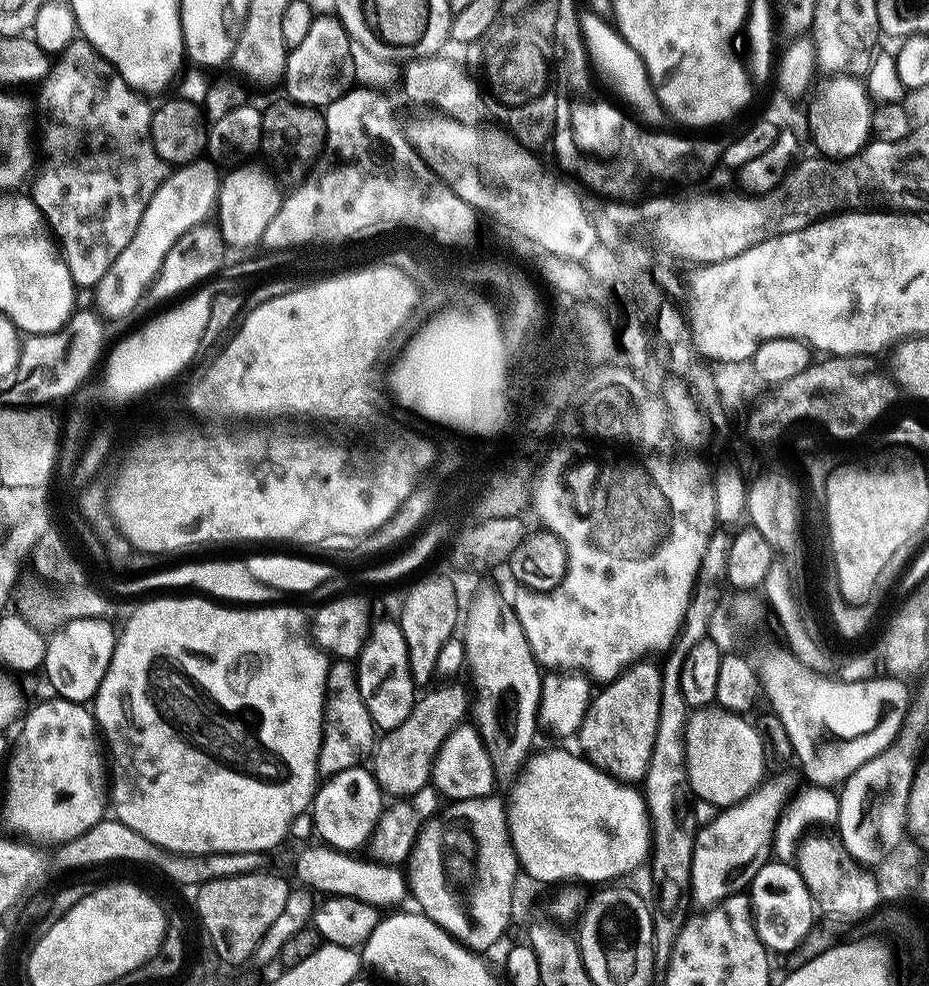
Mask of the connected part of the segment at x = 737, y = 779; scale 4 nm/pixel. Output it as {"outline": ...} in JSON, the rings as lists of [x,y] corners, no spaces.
{"outline":[[[719,706],[691,709],[683,741],[687,787],[695,799],[712,803],[716,810],[741,804],[765,779],[764,743],[756,733],[755,723],[743,715],[727,712]]]}

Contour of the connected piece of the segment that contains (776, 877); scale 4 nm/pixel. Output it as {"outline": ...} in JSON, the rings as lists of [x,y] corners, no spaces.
{"outline":[[[769,862],[758,870],[758,874],[754,874],[750,885],[750,903],[756,933],[772,954],[787,954],[795,950],[814,923],[814,903],[810,890],[798,868],[788,862]]]}

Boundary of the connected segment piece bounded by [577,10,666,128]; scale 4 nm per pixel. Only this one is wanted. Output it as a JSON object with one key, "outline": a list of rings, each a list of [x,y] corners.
{"outline":[[[583,11],[577,20],[583,38],[585,55],[603,84],[610,88],[631,111],[636,110],[640,122],[647,127],[660,128],[666,121],[664,108],[658,102],[656,90],[648,80],[648,72],[641,56],[620,36],[615,27],[605,18],[589,11]]]}

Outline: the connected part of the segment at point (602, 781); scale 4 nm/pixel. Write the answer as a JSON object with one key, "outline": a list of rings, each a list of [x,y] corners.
{"outline":[[[548,748],[545,752],[533,751],[528,759],[524,761],[524,767],[520,769],[514,780],[511,781],[508,796],[506,795],[506,811],[508,813],[508,833],[512,839],[512,849],[516,851],[517,865],[522,869],[523,875],[529,880],[539,880],[541,885],[556,884],[562,882],[576,882],[572,880],[590,880],[599,885],[601,882],[612,882],[615,876],[622,876],[627,871],[633,870],[634,866],[650,856],[650,827],[648,820],[647,806],[644,804],[644,797],[639,791],[636,792],[631,783],[619,782],[607,773],[595,768],[589,760],[575,751],[567,752],[564,748]]]}

